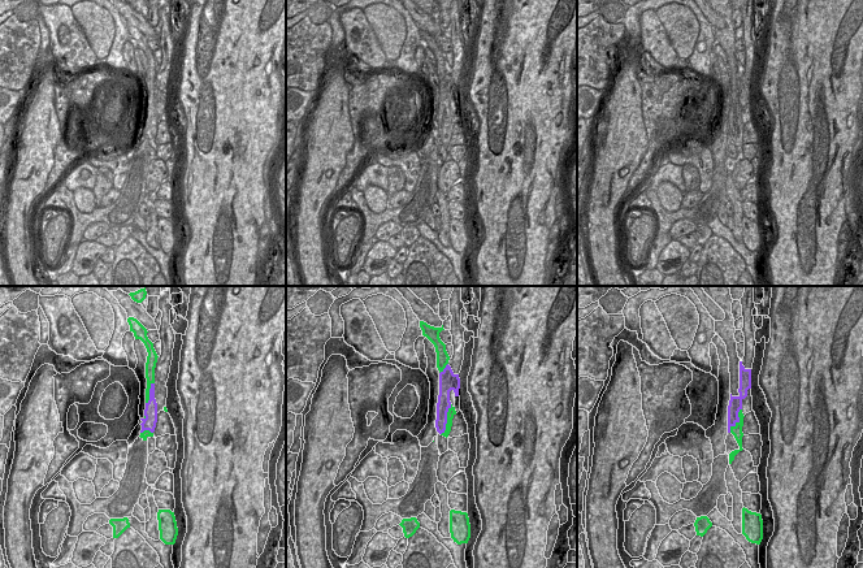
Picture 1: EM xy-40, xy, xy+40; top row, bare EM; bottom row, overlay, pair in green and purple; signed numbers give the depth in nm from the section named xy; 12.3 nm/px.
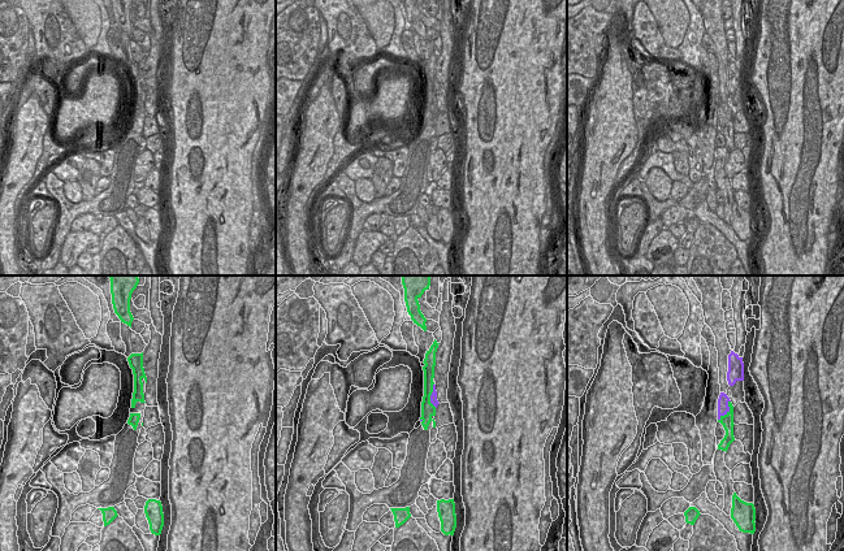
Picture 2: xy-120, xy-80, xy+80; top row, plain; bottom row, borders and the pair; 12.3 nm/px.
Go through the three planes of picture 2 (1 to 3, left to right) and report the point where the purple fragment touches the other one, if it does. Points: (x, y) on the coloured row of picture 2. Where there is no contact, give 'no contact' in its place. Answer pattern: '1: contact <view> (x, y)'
1: no contact
2: contact xy-80 (431, 394)
3: contact xy+80 (727, 412)

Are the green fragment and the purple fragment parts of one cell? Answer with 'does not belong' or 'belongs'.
does not belong

